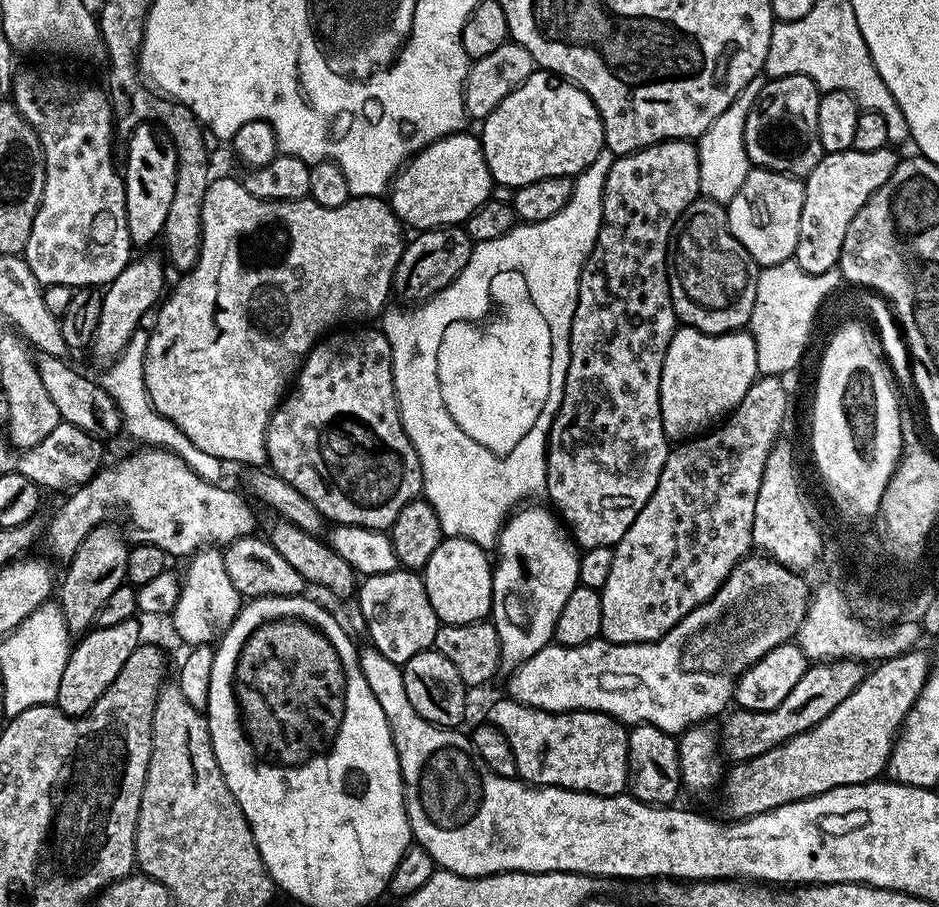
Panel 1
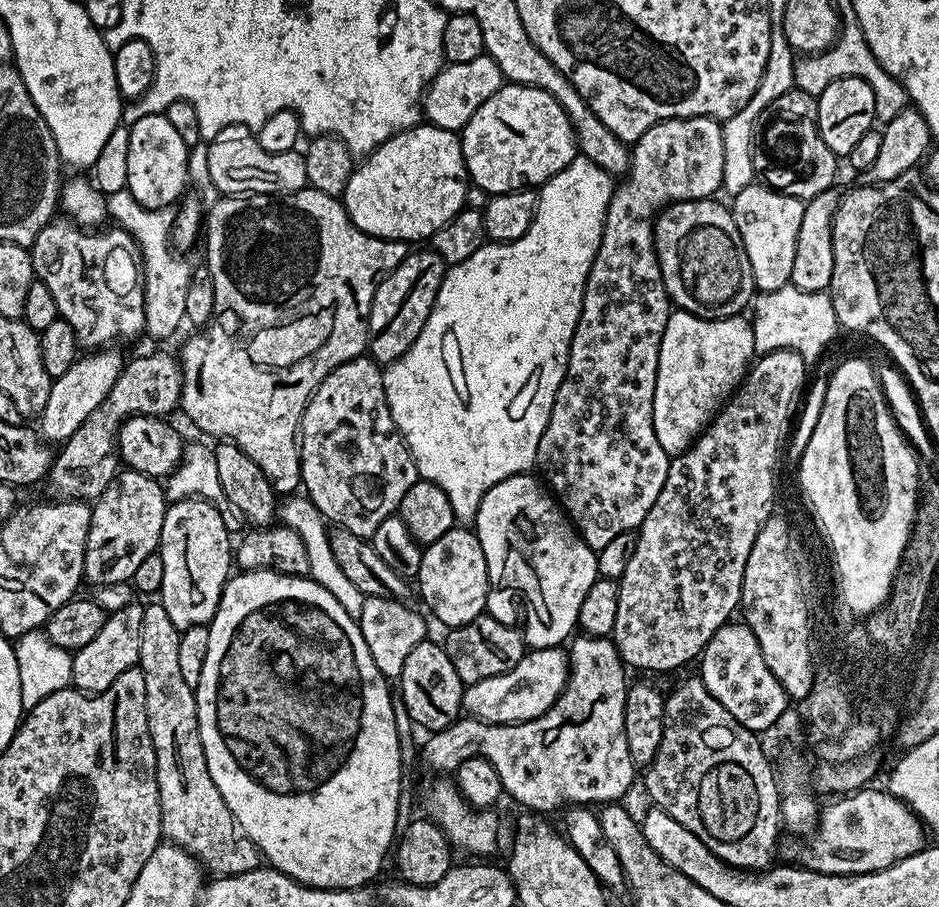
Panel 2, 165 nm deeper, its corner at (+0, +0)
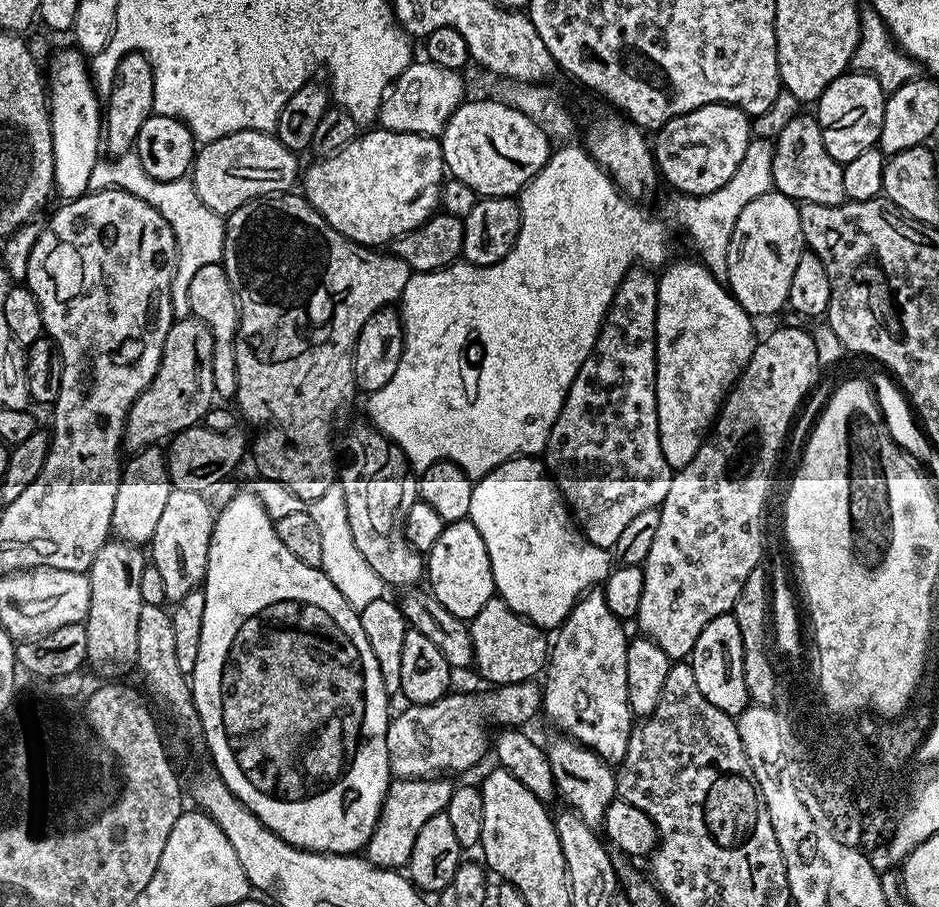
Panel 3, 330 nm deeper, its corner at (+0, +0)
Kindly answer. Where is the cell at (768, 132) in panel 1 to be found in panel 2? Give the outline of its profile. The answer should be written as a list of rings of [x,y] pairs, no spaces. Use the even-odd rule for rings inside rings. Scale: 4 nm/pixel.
[[[793,86],[786,94],[774,98],[758,114],[752,131],[750,161],[759,179],[777,192],[793,196],[805,202],[814,199],[818,194],[829,191],[836,180],[838,158],[822,142],[818,130],[817,97],[806,94],[801,88]]]

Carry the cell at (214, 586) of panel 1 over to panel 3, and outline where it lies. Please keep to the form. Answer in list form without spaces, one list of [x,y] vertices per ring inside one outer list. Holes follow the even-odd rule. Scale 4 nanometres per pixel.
[[[173,488],[170,499],[162,509],[158,530],[154,530],[150,541],[150,560],[162,573],[162,587],[166,589],[168,602],[186,598],[190,590],[203,585],[208,569],[208,551],[214,523],[214,508],[212,512],[211,506],[213,507],[205,493]]]

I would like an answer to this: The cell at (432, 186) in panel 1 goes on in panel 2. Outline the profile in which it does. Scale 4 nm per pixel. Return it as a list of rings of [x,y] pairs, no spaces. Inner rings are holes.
[[[421,122],[382,142],[353,167],[342,203],[354,226],[366,234],[427,241],[464,209],[469,185],[459,135]]]

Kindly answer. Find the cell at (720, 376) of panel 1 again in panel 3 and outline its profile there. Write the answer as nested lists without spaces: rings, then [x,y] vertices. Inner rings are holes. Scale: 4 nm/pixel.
[[[703,263],[676,264],[667,268],[663,269],[664,273],[659,273],[656,285],[656,409],[662,454],[673,470],[679,470],[691,462],[694,454],[698,454],[700,445],[720,414],[724,399],[750,362],[758,335],[752,329],[753,317],[742,310],[727,287],[716,280]]]

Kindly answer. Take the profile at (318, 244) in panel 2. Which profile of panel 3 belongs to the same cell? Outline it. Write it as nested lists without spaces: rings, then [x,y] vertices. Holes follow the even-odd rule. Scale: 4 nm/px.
[[[292,195],[262,196],[259,200],[248,200],[242,206],[238,206],[238,210],[227,213],[224,221],[222,272],[227,276],[239,304],[239,328],[235,338],[238,390],[234,404],[243,419],[245,416],[252,424],[269,424],[268,432],[262,433],[257,438],[253,448],[251,445],[251,455],[252,452],[256,455],[256,468],[263,479],[273,480],[286,486],[288,491],[307,502],[329,495],[338,480],[338,456],[336,460],[335,454],[332,453],[332,419],[339,414],[343,404],[351,402],[352,392],[357,391],[356,382],[352,378],[352,352],[356,349],[358,334],[378,309],[395,305],[399,301],[406,290],[406,282],[410,282],[413,270],[391,251],[377,250],[372,246],[364,247],[347,240],[341,232],[329,226],[323,214],[314,210],[314,206],[309,204],[303,195]]]

